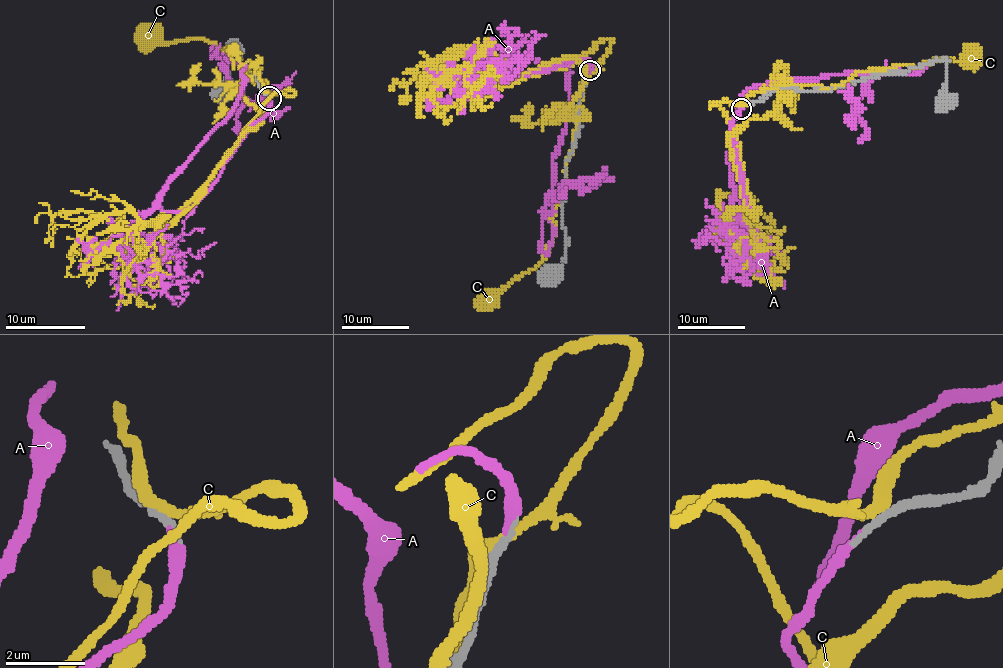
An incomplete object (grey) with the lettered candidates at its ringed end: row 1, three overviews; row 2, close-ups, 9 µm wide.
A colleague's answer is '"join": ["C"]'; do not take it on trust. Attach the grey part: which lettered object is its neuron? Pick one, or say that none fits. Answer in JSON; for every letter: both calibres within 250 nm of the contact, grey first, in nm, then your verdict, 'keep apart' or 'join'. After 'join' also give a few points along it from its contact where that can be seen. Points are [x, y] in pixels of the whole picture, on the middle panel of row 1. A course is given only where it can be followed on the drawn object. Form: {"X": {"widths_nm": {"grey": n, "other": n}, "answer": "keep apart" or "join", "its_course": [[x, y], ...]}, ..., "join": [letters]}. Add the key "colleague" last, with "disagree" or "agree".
{"A": {"widths_nm": {"grey": 200, "other": 240}, "answer": "join", "its_course": [[590, 71], [582, 58], [504, 76], [495, 66], [532, 58], [566, 71], [553, 193], [612, 176]]}, "C": {"widths_nm": {"grey": 300, "other": 280}, "answer": "keep apart"}, "join": ["A"], "colleague": "disagree"}

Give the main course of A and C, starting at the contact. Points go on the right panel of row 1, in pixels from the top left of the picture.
A: (742, 107), (729, 126), (747, 204), (729, 144), (742, 97), (859, 72), (856, 111), (847, 85)
C: (746, 104), (751, 94), (778, 85), (835, 87), (861, 70), (920, 67), (939, 58), (969, 58)

